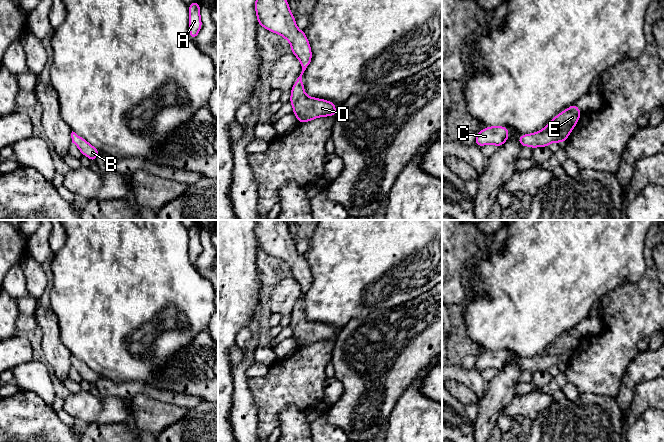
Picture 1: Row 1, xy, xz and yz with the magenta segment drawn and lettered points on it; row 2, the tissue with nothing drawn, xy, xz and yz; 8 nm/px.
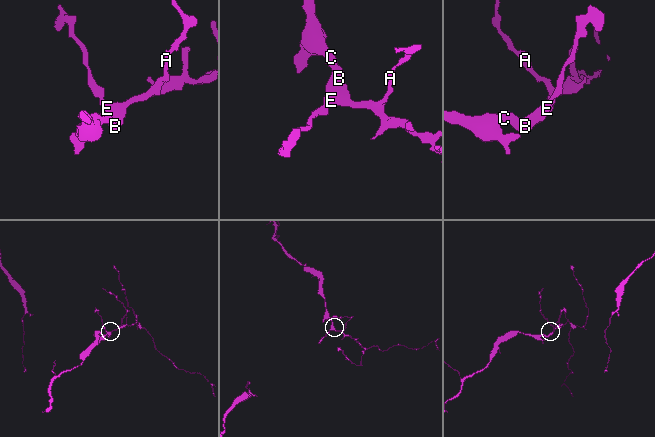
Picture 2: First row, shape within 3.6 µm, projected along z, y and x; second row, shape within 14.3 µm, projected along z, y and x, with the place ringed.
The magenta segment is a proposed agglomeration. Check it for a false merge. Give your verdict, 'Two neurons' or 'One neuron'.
One neuron

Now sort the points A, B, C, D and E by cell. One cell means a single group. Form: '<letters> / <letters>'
A B C D E

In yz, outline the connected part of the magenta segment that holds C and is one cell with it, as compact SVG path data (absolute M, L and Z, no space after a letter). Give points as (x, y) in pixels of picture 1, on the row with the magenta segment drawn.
M490 126L477 132L475 145L478 147L493 144L497 147L502 146L509 138L508 128L505 126Z

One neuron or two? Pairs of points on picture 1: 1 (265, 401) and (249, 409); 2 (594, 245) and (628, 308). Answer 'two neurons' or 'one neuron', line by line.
1: two neurons
2: two neurons

